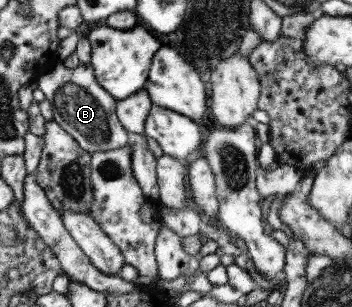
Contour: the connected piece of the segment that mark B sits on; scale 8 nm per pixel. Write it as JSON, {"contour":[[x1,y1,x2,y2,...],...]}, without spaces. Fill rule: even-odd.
{"contour":[[57,63,35,80,38,90,50,103,52,120,59,124,83,151,92,154,97,151,119,149,126,145,128,134,115,113,117,100,95,81,90,65,78,64,75,69,67,69,62,63]]}

